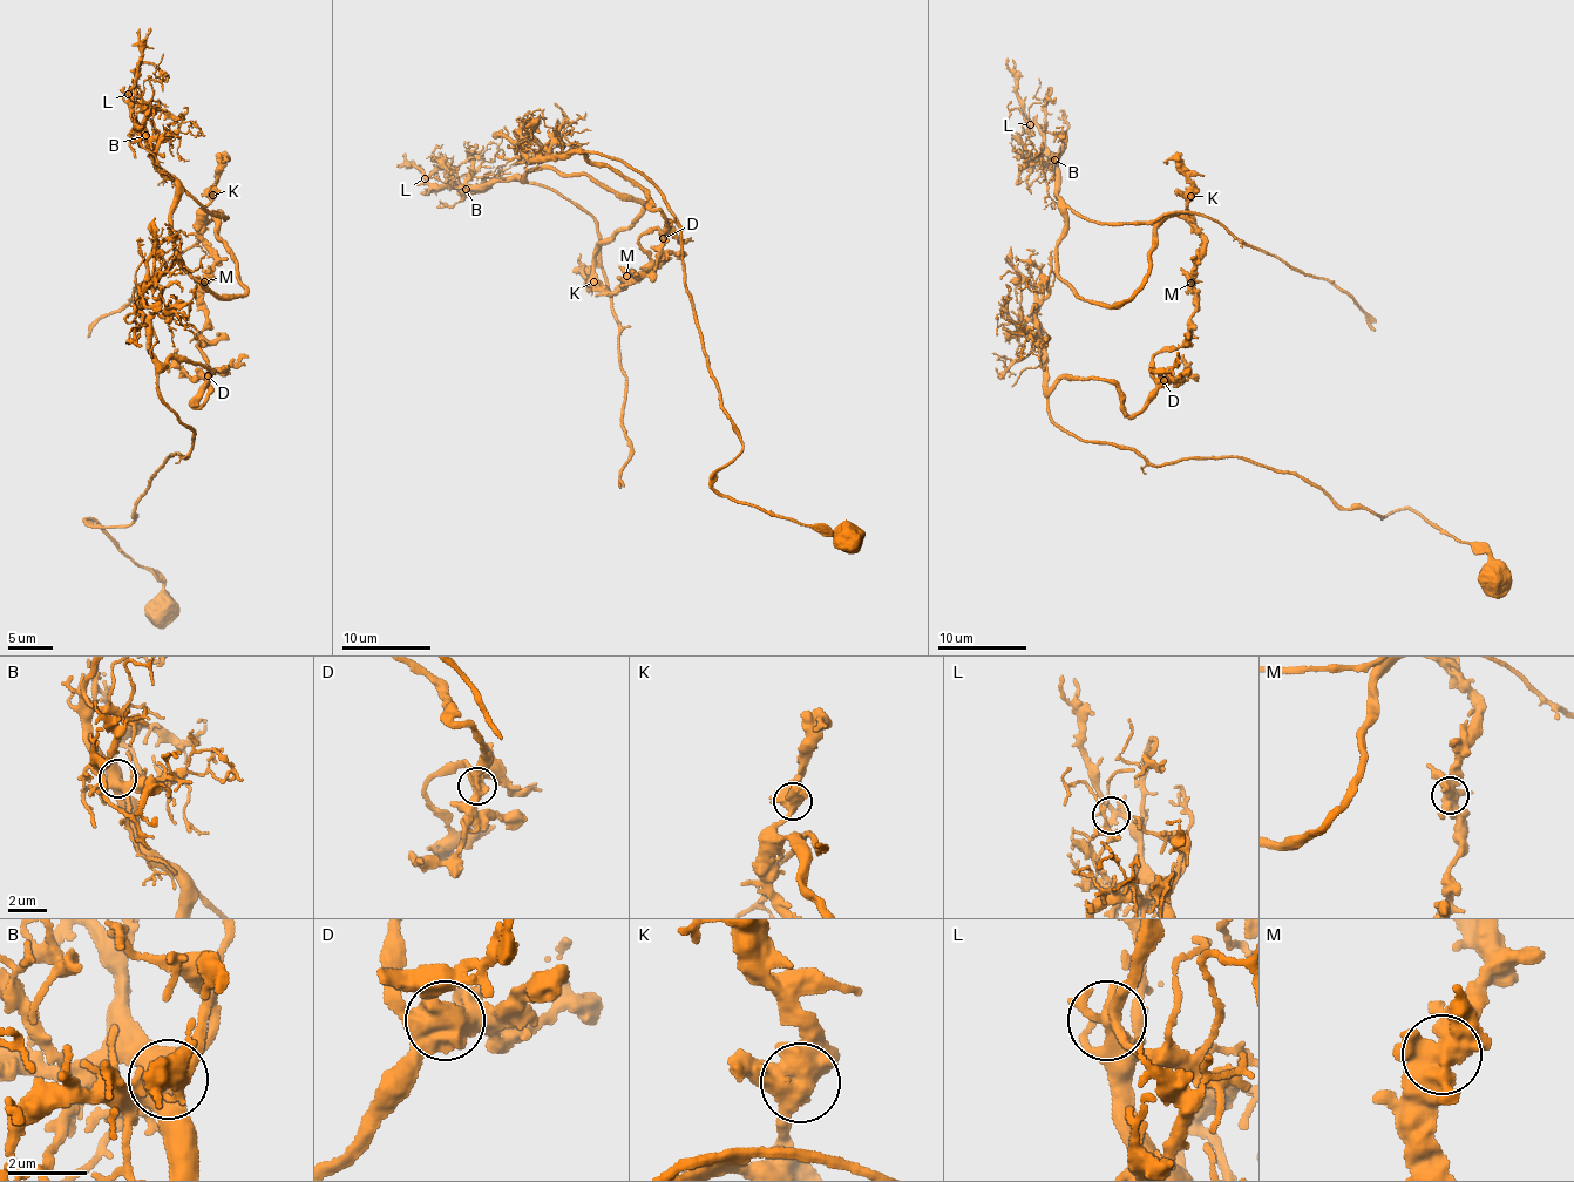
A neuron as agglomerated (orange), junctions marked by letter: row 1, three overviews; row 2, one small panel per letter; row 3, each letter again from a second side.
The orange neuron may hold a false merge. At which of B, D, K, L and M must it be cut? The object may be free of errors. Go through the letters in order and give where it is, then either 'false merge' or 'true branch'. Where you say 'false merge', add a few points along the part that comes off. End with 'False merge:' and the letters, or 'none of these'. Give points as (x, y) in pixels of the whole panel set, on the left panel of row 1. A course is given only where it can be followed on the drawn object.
B: (146, 135) | true branch
D: (208, 375) | true branch
K: (212, 195) | true branch
L: (128, 94) | true branch
M: (204, 282) | false merge | (204, 282), (214, 260), (205, 217), (228, 216), (174, 182), (135, 119), (131, 95), (143, 96), (164, 53)
False merge: M

